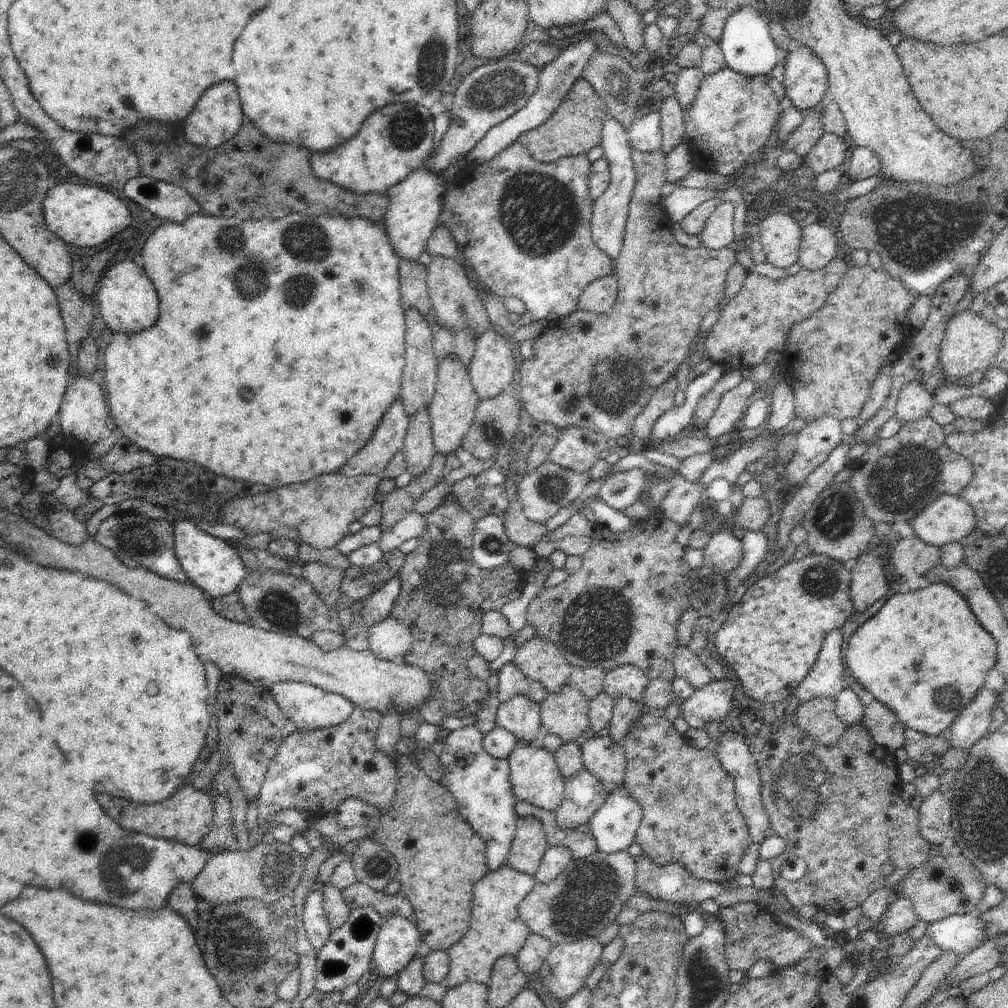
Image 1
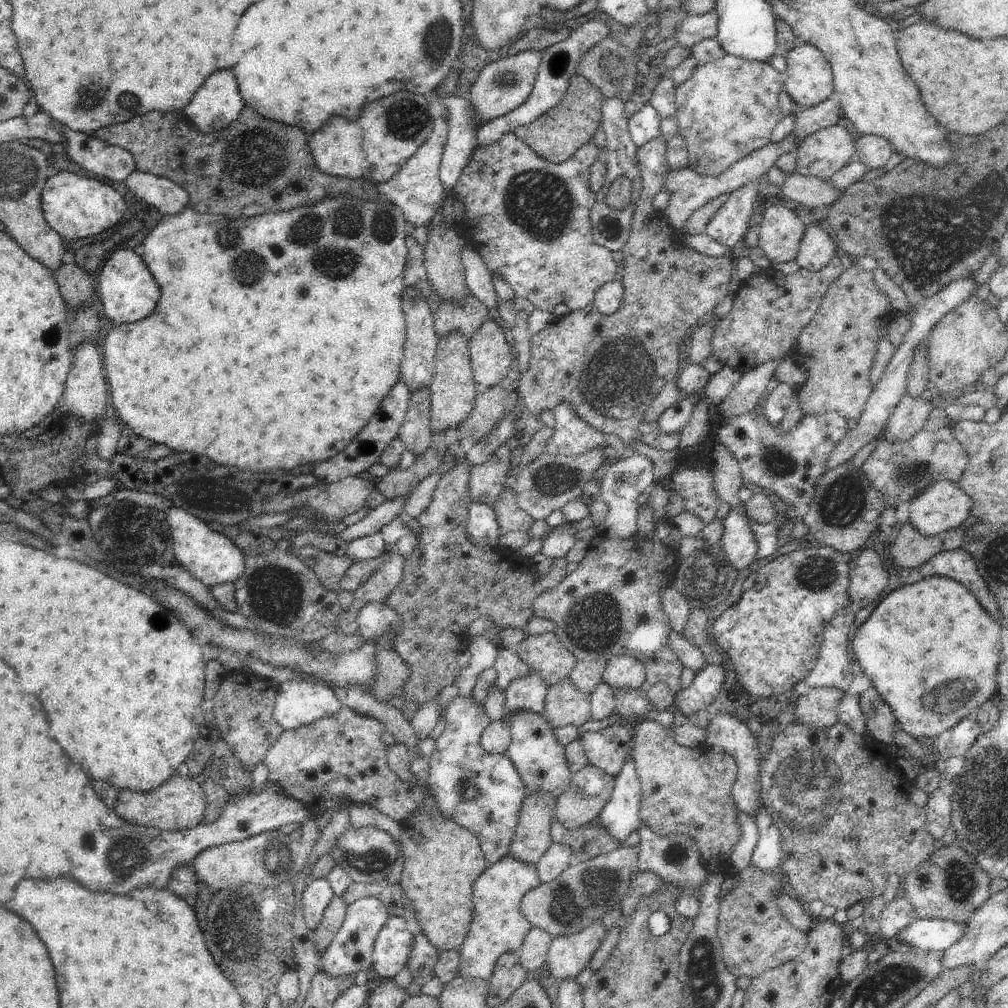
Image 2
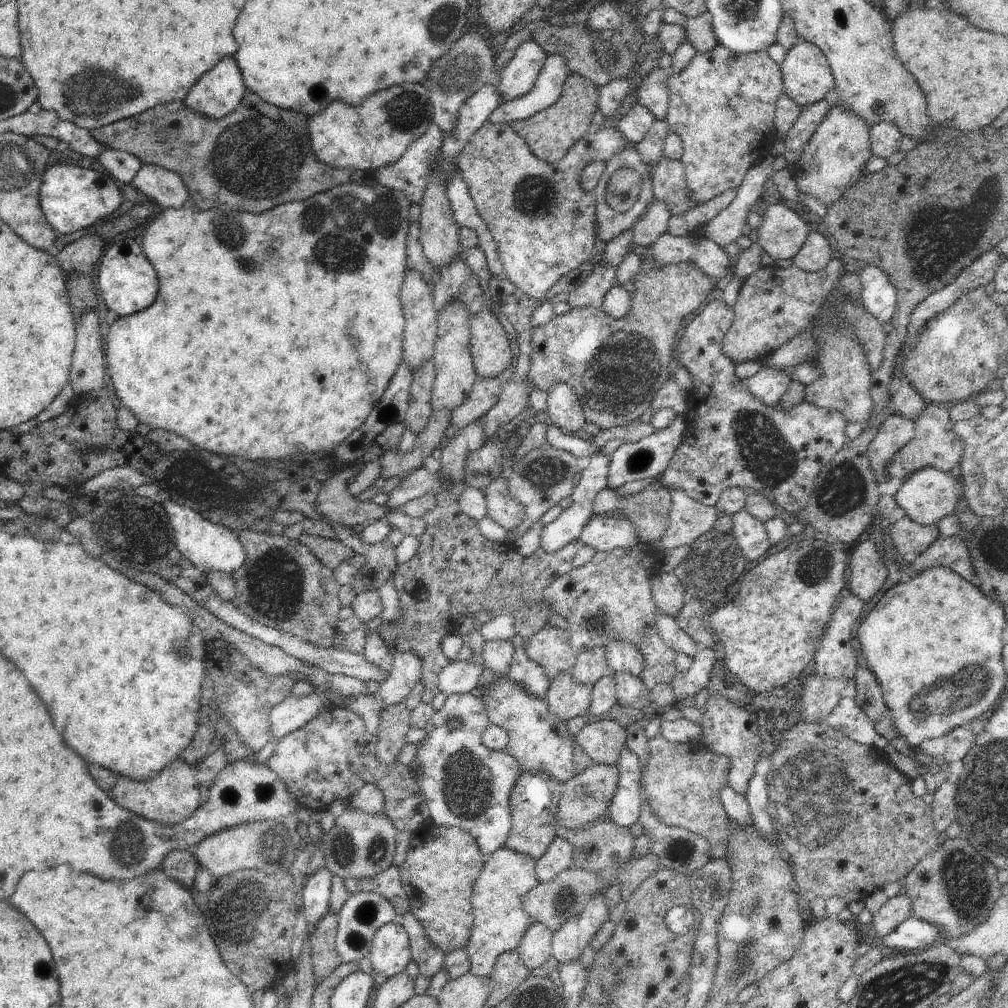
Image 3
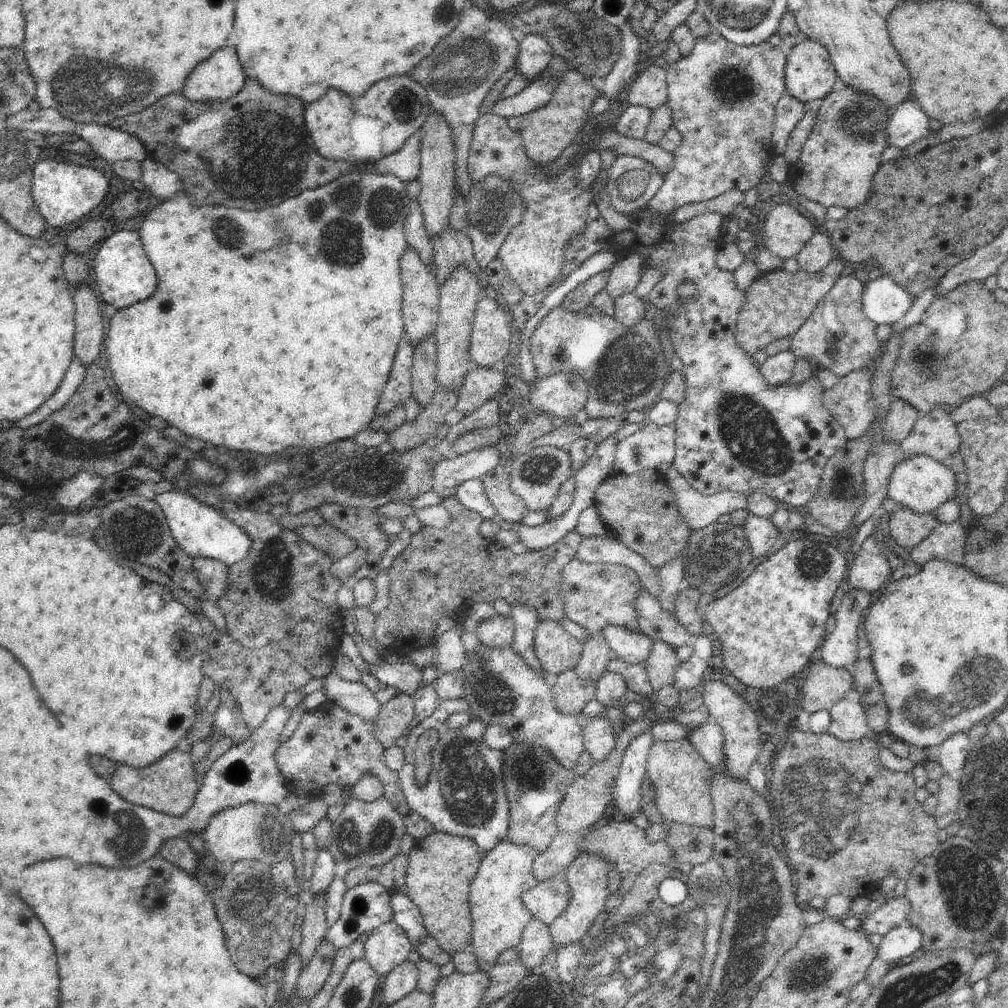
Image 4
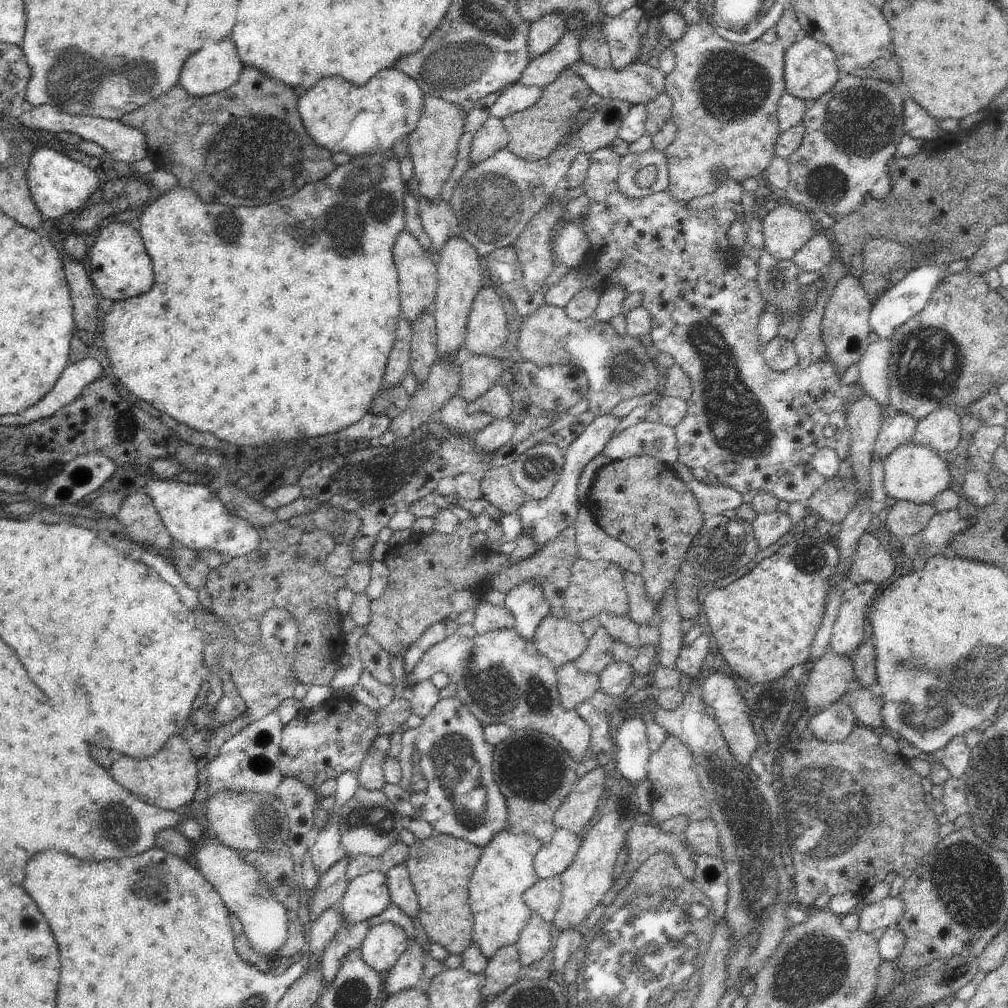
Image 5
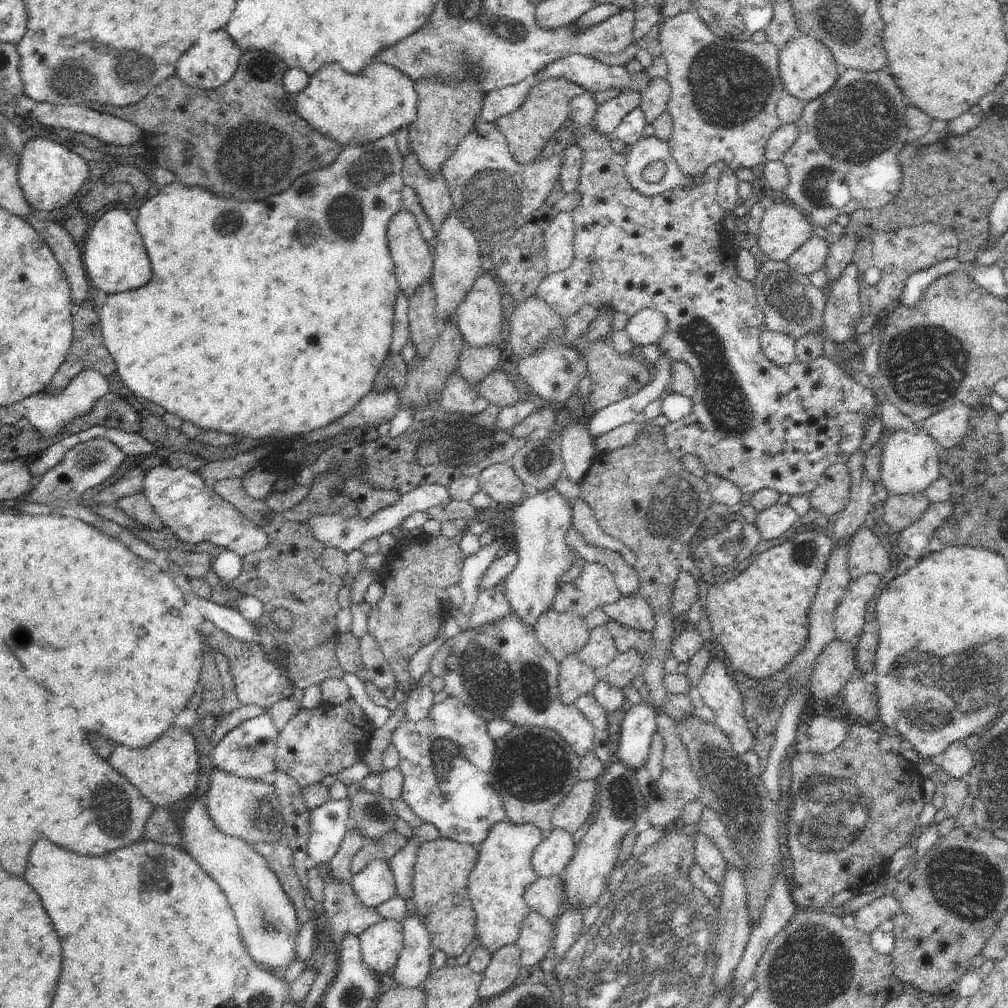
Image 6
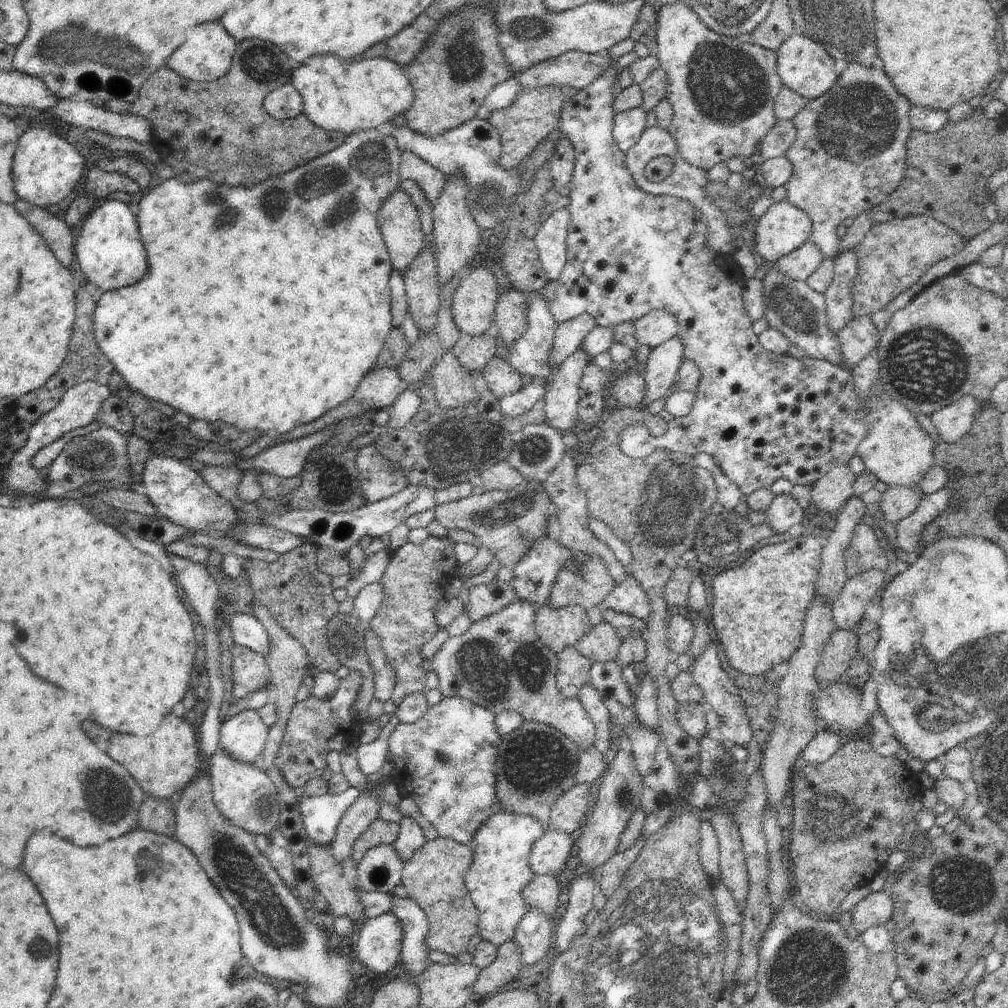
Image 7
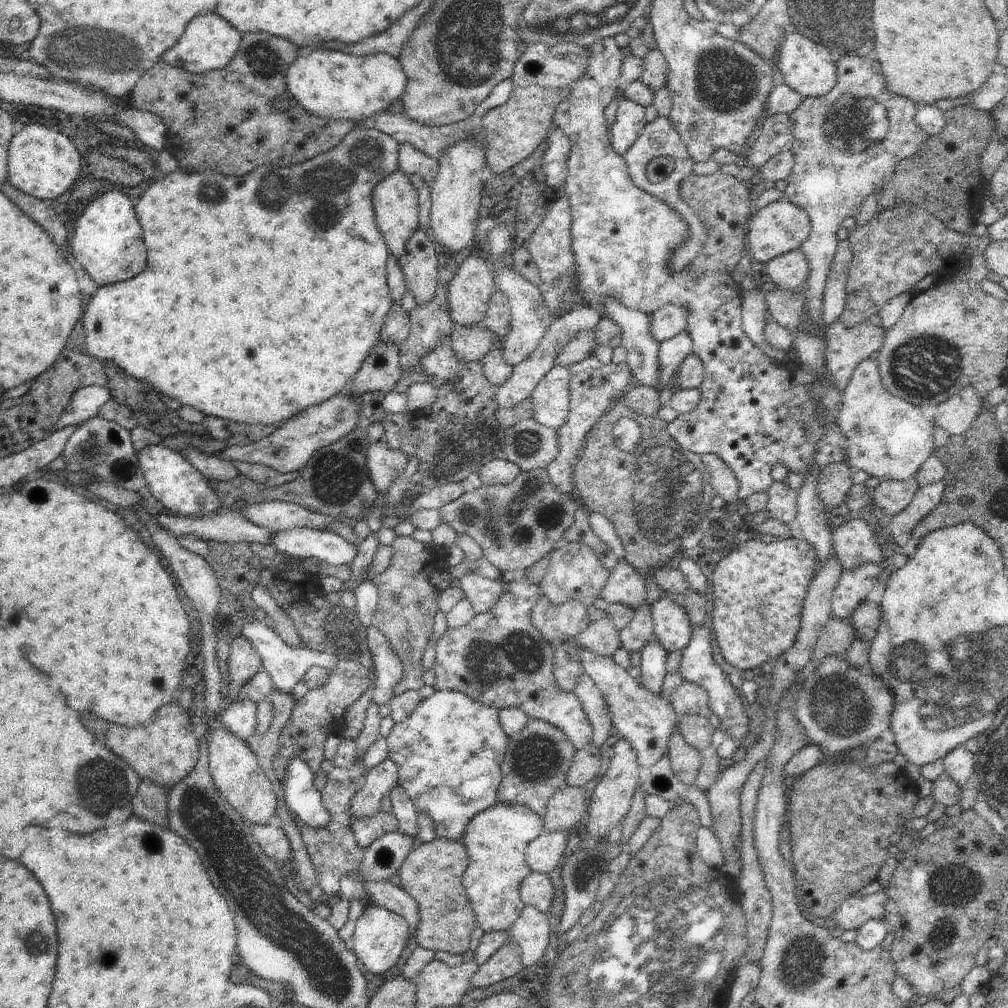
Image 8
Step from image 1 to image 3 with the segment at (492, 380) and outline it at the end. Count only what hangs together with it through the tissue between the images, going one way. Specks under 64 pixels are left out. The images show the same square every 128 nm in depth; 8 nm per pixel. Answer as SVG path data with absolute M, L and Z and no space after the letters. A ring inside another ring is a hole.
M487 303L471 318L469 342L477 378L504 378L513 356L506 330Z

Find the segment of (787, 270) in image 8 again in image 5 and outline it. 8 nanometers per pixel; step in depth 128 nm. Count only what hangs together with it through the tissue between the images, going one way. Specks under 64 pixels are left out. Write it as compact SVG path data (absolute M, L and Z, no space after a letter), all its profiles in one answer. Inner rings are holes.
M818 232L798 250L791 260L804 272L818 272L836 256L832 245L825 232Z

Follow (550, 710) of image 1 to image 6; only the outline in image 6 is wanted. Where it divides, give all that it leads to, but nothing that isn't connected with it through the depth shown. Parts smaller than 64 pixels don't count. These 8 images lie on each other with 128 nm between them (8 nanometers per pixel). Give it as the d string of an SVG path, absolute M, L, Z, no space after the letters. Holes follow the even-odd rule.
M570 654L560 663L558 680L561 701L569 705L583 694L593 692L600 680L600 672L580 662L577 654Z

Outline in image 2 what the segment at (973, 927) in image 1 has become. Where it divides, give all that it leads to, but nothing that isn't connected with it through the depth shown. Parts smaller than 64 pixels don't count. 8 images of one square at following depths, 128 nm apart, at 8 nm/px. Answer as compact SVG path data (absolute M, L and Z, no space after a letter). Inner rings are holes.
M916 919L895 937L902 944L920 950L945 951L964 938L966 926L966 922L952 920Z

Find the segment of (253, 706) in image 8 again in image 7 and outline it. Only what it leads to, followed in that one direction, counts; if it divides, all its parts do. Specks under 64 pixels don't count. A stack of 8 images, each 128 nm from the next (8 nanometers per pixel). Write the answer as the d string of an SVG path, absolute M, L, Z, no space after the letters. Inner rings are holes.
M244 710L222 723L217 748L226 750L232 760L259 765L258 756L264 750L269 732L270 727L262 722L257 710Z

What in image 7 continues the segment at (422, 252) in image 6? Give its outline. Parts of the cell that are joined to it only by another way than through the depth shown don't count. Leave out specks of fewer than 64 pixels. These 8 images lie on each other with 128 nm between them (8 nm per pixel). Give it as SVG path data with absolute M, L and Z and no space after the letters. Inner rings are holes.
M401 178L399 180L398 190L394 194L390 194L390 198L386 198L386 202L382 204L382 208L378 212L378 224L390 254L392 267L403 276L408 266L414 262L414 258L418 258L420 252L424 250L427 236L422 232L418 209L410 200L410 196L402 190L404 181Z

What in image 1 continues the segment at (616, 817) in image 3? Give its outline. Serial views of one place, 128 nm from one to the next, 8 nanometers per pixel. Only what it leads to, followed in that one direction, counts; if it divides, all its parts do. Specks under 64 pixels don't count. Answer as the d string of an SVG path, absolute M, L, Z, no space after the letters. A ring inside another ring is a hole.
M624 785L608 795L602 808L587 822L587 830L596 838L596 848L604 854L627 850L635 842L642 811L630 798Z

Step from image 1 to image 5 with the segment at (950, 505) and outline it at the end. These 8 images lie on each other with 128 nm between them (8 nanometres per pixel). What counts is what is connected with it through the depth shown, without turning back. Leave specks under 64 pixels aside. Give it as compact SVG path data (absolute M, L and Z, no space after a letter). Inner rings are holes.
M906 442L888 454L883 462L886 496L897 501L914 502L918 506L933 504L934 498L950 489L950 468L931 446Z

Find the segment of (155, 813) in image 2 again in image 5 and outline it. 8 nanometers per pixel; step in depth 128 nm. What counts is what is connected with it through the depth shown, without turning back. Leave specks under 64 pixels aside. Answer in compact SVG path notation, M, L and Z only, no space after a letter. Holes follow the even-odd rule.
M187 735L173 736L152 758L134 760L128 756L120 756L110 766L110 776L118 784L122 784L122 788L126 788L130 794L138 796L144 802L164 810L180 812L191 804L200 782L200 766L194 760L192 751L188 745Z

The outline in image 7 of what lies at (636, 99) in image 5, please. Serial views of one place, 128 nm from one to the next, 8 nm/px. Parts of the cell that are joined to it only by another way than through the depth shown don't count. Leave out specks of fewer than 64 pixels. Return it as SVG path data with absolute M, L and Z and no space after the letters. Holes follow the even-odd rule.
M568 51L562 56L538 62L530 70L518 74L522 89L531 90L541 86L572 86L578 90L596 82L610 66L605 54L588 54Z

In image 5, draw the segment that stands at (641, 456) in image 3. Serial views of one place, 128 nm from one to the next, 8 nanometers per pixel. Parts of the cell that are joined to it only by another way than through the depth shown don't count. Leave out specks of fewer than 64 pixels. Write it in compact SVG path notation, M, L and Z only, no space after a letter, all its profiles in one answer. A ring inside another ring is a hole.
M642 421L609 440L602 454L612 458L612 461L626 460L632 456L652 456L671 467L679 461L675 427L659 421Z

